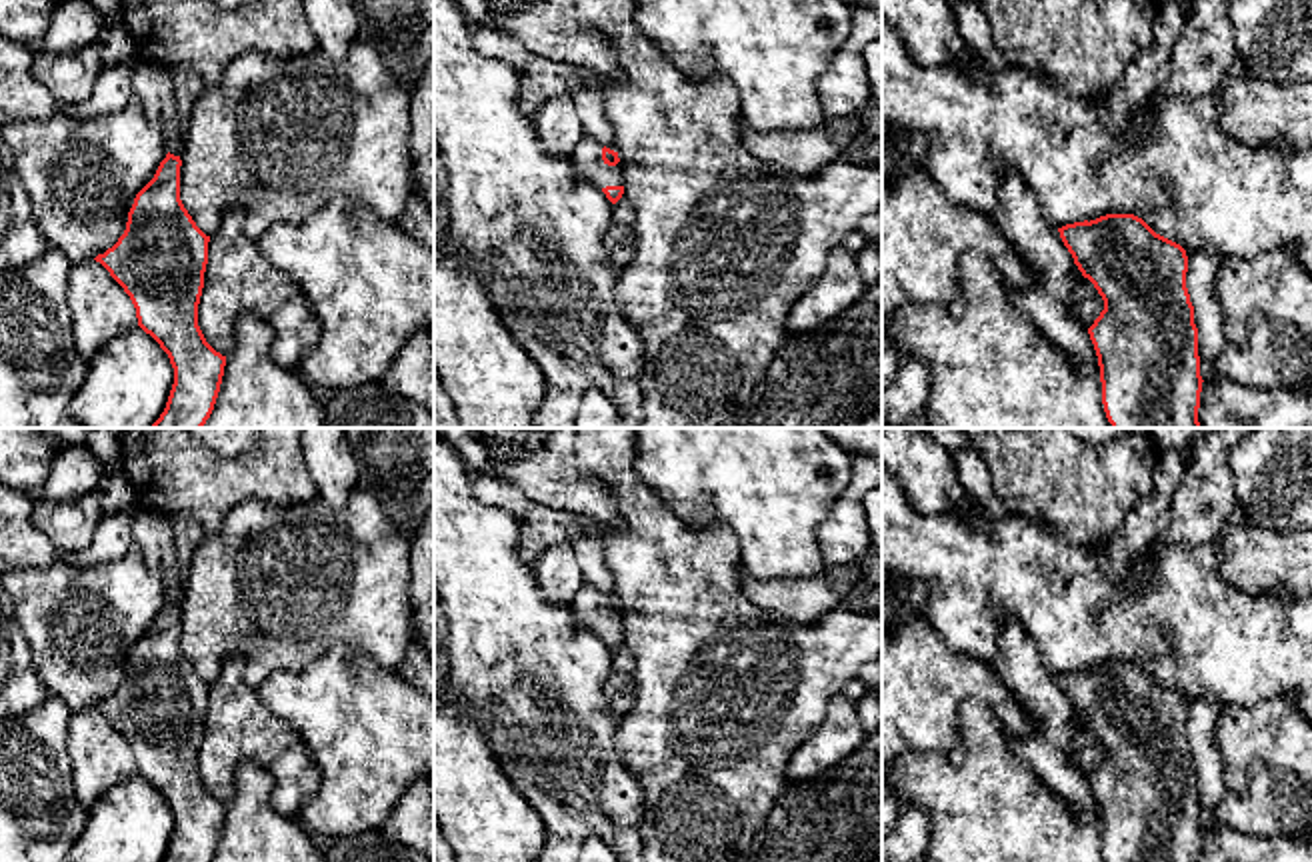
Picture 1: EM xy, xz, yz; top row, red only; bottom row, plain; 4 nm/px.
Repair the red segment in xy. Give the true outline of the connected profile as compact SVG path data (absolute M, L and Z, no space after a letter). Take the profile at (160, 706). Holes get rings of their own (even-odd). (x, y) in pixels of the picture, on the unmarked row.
M168 600L154 626L136 642L124 682L94 708L124 736L136 756L138 774L170 806L174 832L162 862L212 862L226 804L206 790L198 774L210 684L196 674L180 648L180 614L180 604Z

